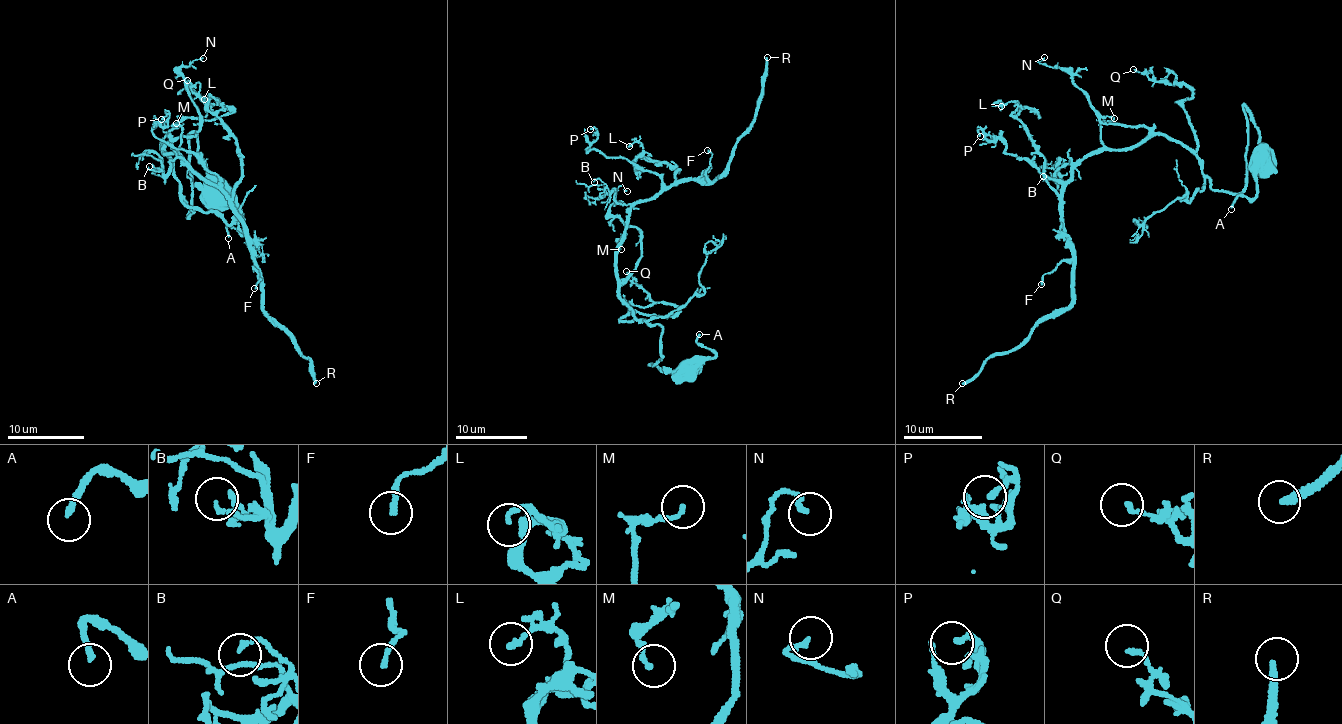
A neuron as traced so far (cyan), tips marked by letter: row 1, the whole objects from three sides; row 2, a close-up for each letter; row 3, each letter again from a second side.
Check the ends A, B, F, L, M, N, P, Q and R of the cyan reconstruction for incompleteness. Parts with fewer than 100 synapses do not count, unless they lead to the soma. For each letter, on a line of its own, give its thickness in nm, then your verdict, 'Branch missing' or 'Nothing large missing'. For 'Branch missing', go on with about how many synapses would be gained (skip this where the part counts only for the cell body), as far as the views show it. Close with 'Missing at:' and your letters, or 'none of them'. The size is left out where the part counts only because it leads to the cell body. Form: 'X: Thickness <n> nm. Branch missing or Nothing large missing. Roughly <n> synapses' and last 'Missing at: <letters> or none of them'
A: Thickness 200 nm. Nothing large missing
B: Thickness 140 nm. Nothing large missing
F: Thickness 180 nm. Nothing large missing
L: Thickness 180 nm. Nothing large missing
M: Thickness 180 nm. Nothing large missing
N: Thickness 170 nm. Nothing large missing
P: Thickness 200 nm. Nothing large missing
Q: Thickness 140 nm. Nothing large missing
R: Thickness 260 nm. Branch missing. Roughly 600 synapses
Missing at: R

